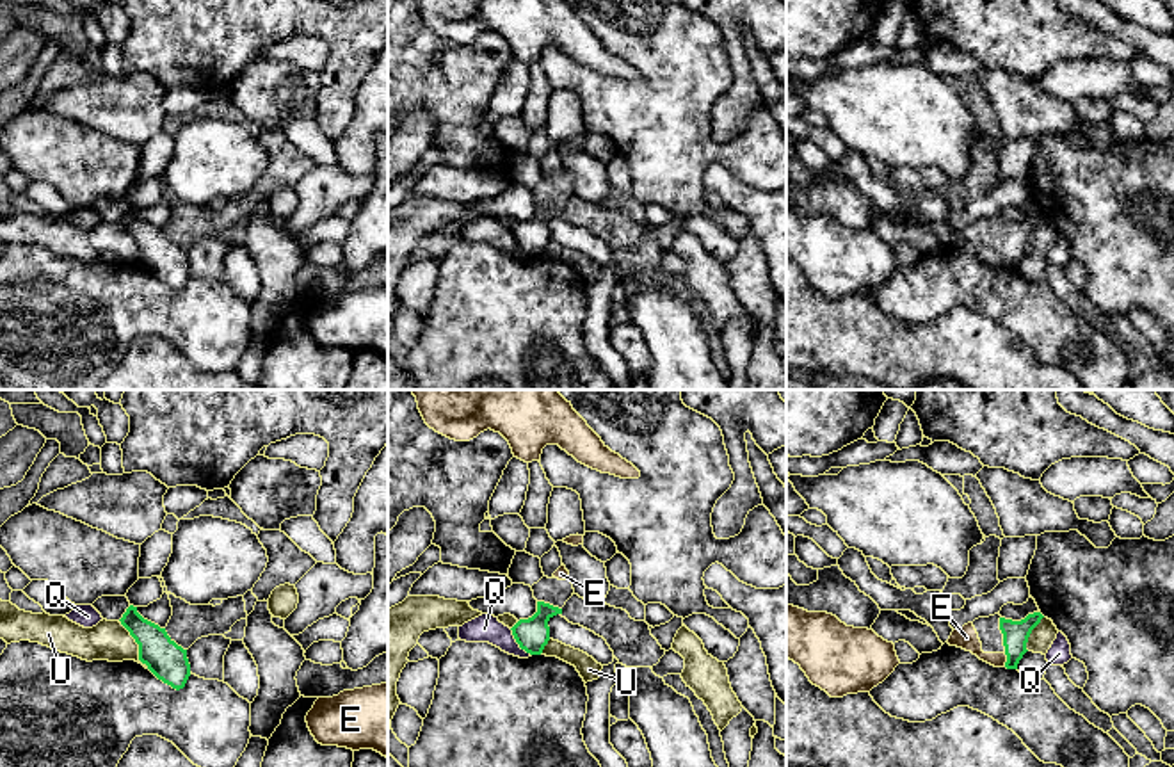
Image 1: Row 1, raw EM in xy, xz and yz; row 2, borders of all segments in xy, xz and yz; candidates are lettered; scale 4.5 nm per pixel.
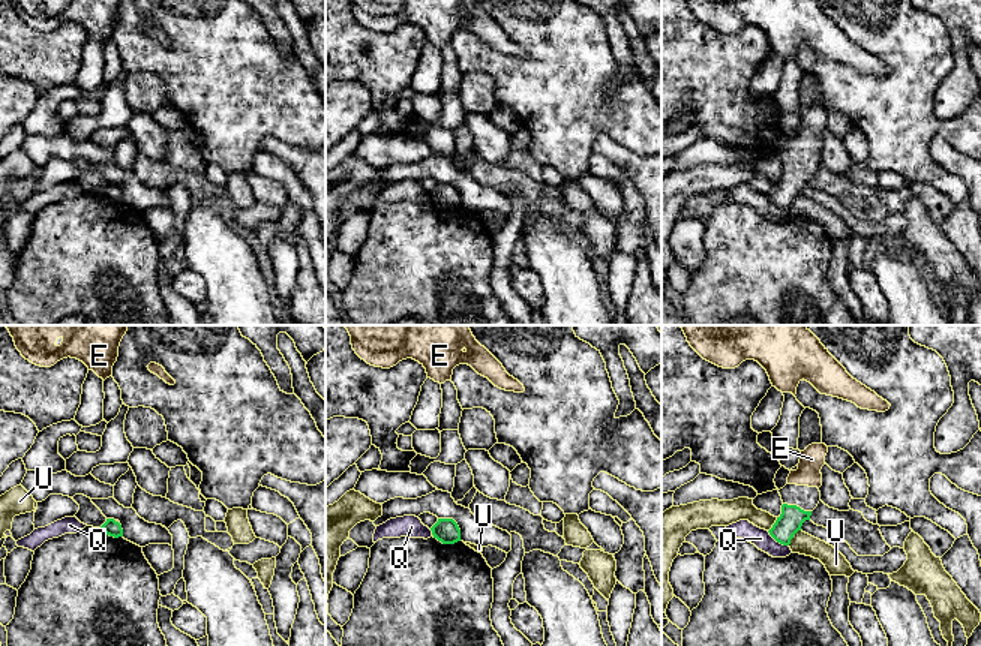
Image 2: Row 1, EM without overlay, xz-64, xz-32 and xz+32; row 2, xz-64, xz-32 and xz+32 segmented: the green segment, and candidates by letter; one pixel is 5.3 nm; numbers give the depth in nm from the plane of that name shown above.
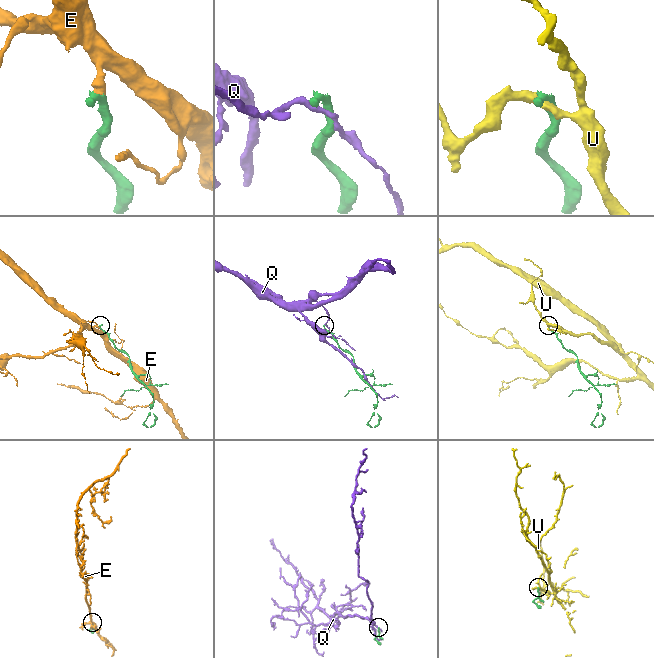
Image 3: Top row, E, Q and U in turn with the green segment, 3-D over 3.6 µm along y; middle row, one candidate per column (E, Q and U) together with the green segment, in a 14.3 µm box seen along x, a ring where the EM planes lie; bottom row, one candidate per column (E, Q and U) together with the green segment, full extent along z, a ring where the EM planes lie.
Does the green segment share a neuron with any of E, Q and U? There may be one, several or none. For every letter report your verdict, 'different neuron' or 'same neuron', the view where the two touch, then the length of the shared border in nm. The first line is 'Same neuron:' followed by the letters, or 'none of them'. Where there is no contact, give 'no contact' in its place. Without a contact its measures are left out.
Same neuron: E
E: same neuron; contact in yz; length 60 nm
Q: different neuron; contact in xz; length 160 nm
U: different neuron; contact in xy; length 190 nm

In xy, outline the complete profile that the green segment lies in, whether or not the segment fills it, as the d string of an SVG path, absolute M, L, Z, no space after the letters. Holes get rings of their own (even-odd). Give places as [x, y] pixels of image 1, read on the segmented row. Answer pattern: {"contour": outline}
{"contour": "M133 605L119 621L139 644L139 660L164 683L183 689L190 676L187 650L178 646L165 628L144 619Z"}

